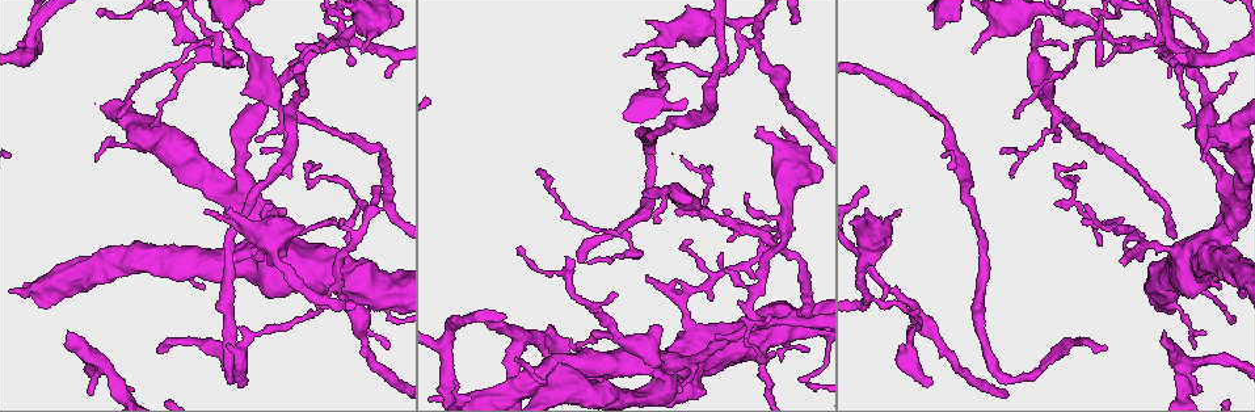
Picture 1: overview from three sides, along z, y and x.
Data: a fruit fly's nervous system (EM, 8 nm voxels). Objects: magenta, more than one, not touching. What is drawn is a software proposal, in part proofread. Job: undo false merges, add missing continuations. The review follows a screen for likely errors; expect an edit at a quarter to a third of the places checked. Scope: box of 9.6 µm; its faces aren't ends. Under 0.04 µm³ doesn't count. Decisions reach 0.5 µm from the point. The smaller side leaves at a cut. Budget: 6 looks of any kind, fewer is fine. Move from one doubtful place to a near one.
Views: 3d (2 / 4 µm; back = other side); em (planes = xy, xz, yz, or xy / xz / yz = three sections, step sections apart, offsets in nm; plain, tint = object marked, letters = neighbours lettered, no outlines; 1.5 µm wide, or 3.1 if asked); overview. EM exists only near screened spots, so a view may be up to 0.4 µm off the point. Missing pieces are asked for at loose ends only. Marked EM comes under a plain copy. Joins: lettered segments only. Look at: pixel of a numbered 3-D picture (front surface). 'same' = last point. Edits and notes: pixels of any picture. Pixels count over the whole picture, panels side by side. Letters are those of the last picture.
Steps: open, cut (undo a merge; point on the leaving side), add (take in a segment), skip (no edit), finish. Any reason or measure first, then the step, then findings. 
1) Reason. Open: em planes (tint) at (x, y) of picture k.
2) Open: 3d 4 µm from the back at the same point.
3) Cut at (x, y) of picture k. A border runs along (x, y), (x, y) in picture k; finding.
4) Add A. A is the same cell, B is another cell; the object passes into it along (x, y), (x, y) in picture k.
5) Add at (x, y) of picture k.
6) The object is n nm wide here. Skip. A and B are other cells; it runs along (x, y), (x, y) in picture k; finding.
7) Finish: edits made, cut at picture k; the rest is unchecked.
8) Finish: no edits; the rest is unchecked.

Branch stops here. Open: 3d 2 µm from the back at (1166, 332) of picture 1.

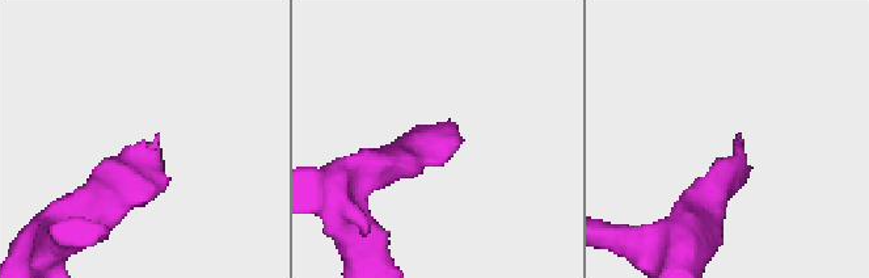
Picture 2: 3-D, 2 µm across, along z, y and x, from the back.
Open: em yz step 8 (tint) at (450, 129) of picture 2.

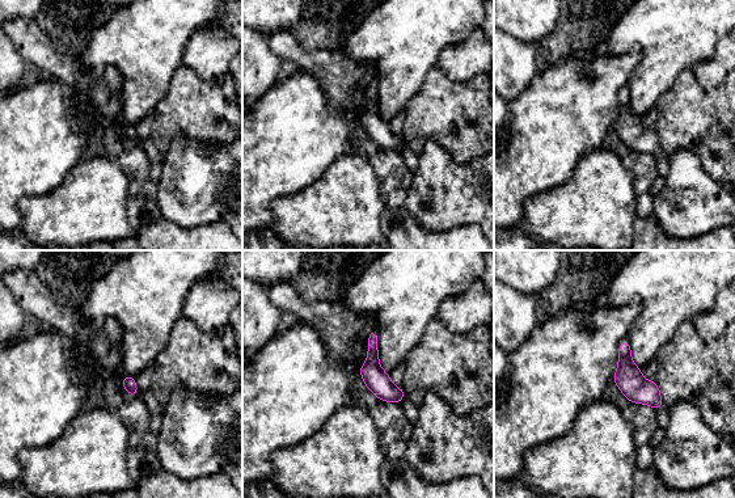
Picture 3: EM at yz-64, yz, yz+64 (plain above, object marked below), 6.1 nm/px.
Cut it another way. Open: em planes (letters) at the same point.

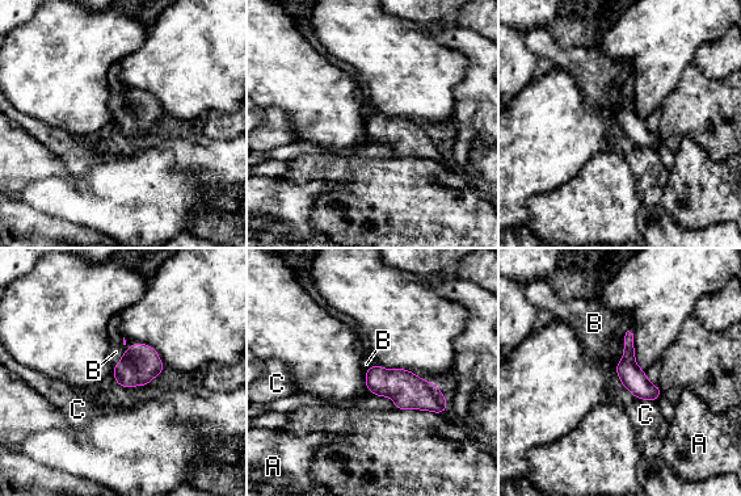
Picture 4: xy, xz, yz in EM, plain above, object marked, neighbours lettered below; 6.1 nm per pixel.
The longest contact is with C, 130 nm. Add B. B is the same cell, A and C are other cells; the object passes into it along (139, 365), (122, 360), (116, 352) in picture 4; the neuron continues.

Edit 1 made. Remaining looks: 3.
Thin end. Open: 3d 4 µm at (159, 347) of picture 1.

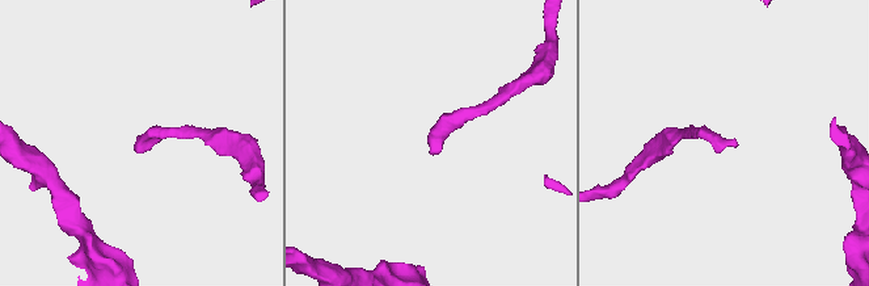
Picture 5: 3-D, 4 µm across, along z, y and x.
Now the EM. Open: em xz step 8 (tint) at (433, 152) of picture 5.

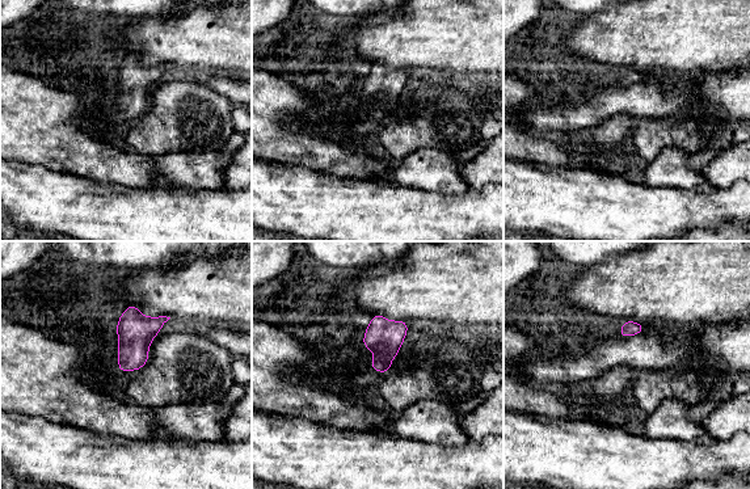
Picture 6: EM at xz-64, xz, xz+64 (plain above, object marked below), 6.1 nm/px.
Cut it another way. Open: em yz step 4 (letters) at the same point.

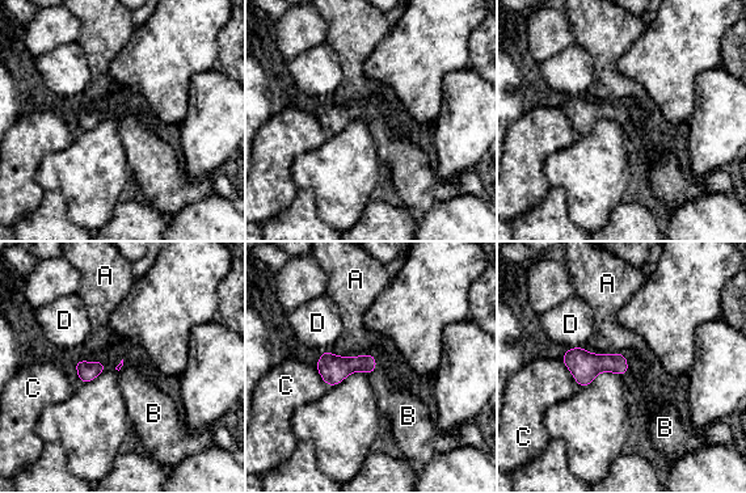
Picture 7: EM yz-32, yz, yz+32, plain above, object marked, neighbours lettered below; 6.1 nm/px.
Add B. B is the same cell, A, C and D are other cells; the object passes into it along (333, 370), (372, 371), (395, 403) in picture 7; it goes on there.

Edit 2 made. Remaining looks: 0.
Finish: edits made, add at picture 4, add at picture 7; the rest is unchecked.

